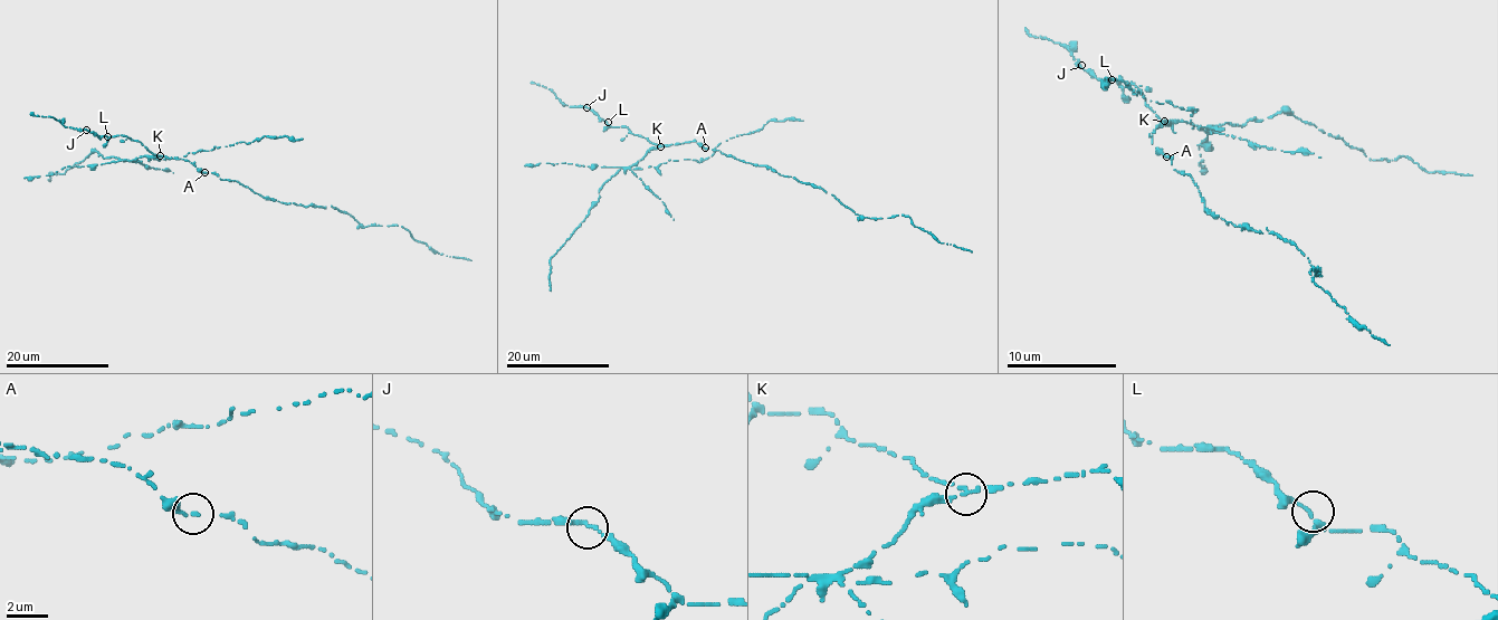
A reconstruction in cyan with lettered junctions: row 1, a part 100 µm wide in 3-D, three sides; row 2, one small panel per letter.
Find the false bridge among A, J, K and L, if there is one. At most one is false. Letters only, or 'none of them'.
K

